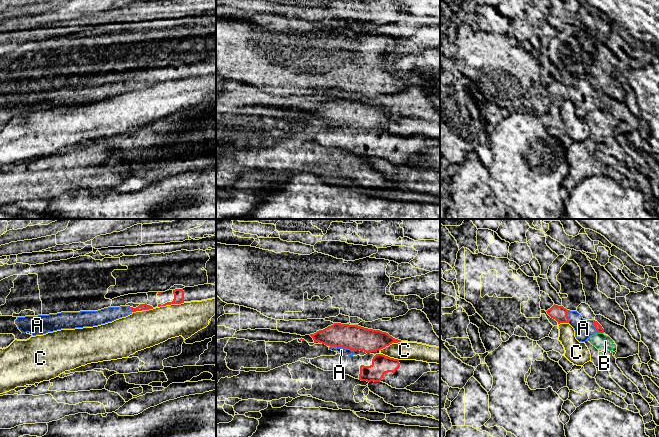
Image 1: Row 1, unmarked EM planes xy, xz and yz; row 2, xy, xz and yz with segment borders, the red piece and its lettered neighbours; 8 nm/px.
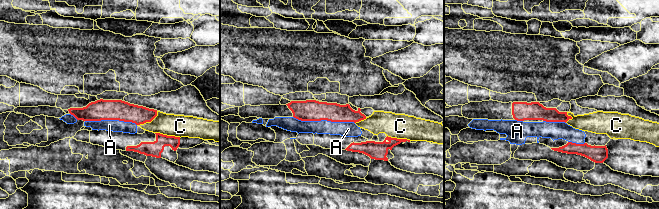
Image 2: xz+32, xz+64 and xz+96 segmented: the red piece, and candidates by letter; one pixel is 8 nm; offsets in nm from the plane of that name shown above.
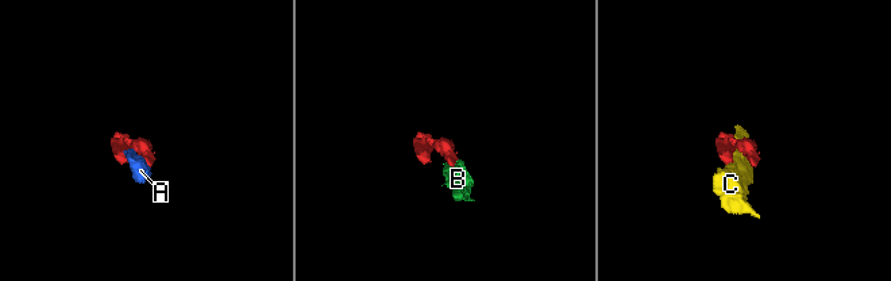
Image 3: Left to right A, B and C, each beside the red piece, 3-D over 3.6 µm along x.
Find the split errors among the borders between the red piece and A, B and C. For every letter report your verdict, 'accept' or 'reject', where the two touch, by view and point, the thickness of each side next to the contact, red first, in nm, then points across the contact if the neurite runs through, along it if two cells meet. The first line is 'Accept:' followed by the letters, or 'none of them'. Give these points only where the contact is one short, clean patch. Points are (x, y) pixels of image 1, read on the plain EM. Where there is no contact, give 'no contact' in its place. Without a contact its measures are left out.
Accept: A
A: accept | xz (342, 122) | 200/60 nm
B: reject | yz (600, 108) | 60/120 nm | along yz (597, 108), (602, 109)
C: reject | xy (171, 79) | 80/300 nm

